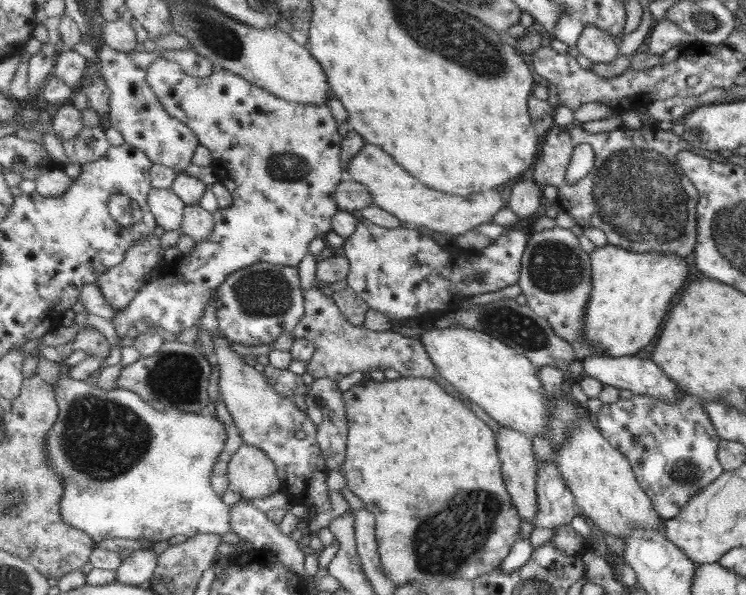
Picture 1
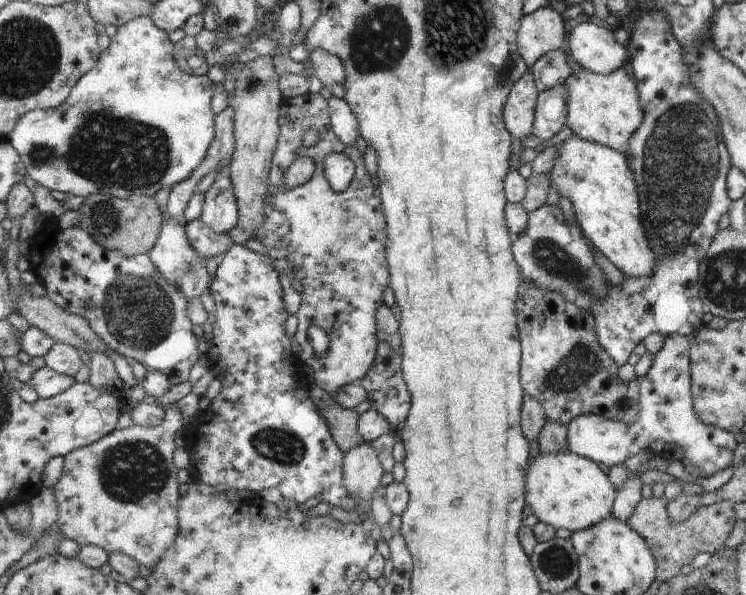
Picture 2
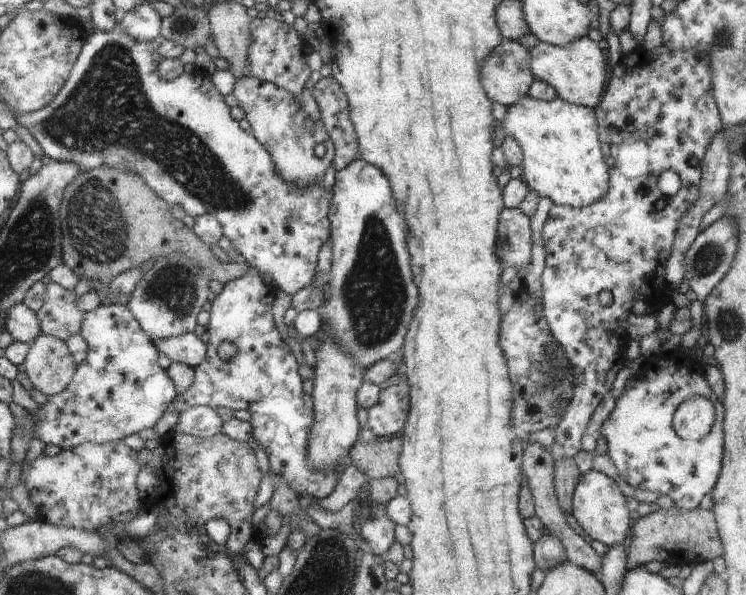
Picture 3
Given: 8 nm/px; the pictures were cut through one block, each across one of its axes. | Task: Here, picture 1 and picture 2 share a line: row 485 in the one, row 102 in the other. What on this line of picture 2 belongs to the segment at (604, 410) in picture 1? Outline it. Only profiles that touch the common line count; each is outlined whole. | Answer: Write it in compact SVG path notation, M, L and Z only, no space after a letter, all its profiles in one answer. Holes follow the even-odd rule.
M659 10L640 13L635 20L633 32L629 35L626 50L630 76L634 80L639 106L643 110L643 120L633 130L624 156L635 182L641 228L655 256L655 270L647 278L625 276L619 286L608 284L605 288L607 298L593 304L592 317L595 319L597 342L617 367L626 363L633 347L651 332L659 332L664 337L681 335L690 338L704 326L701 321L704 310L698 293L698 269L704 254L707 254L713 234L717 233L719 218L730 208L725 186L730 167L729 153L719 132L715 110L691 86L687 66L681 60L683 50L668 28L664 13Z

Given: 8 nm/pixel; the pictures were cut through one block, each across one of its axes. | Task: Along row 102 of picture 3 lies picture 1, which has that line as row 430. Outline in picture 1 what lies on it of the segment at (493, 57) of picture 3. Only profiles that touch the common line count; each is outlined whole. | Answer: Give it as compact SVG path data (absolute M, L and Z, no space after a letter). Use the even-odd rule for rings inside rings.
M498 424L500 429L496 432L500 459L504 473L504 481L512 495L513 503L521 518L531 525L536 524L537 510L539 508L537 483L538 483L538 458L534 450L534 442L526 434L513 430L505 424Z

